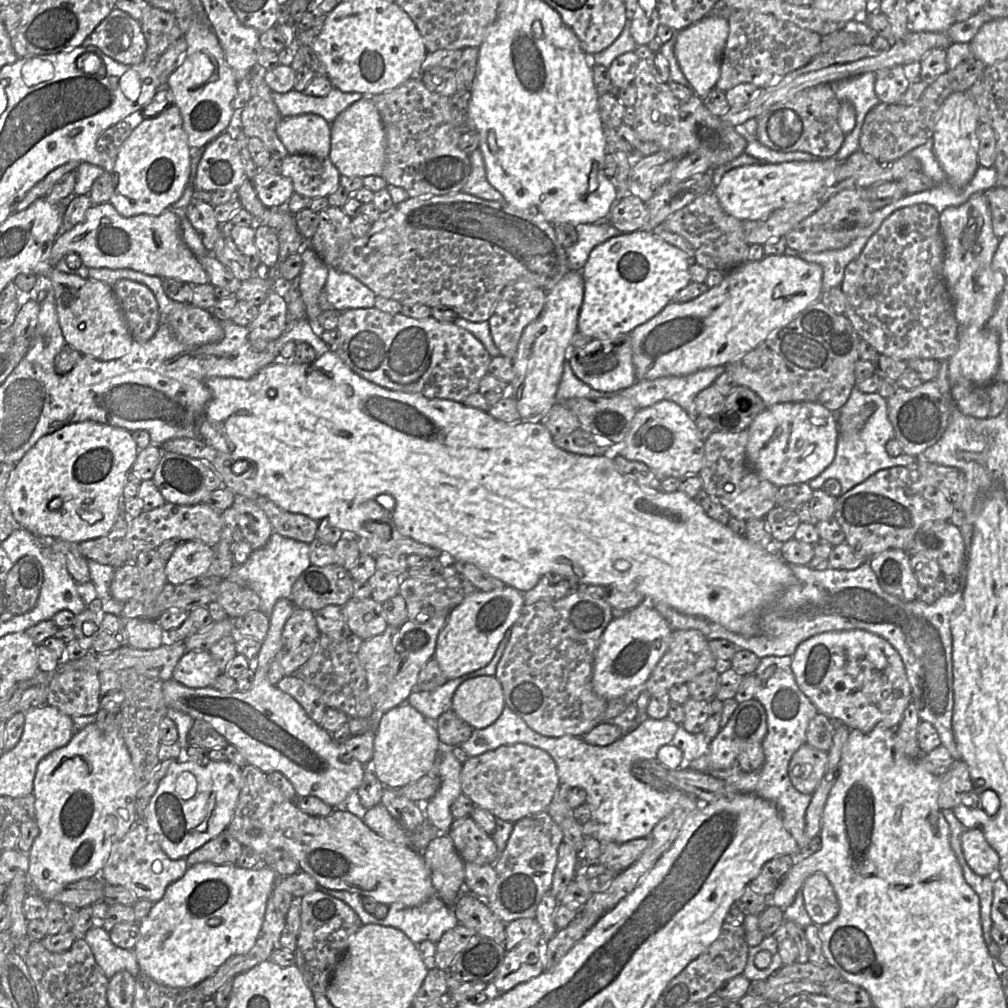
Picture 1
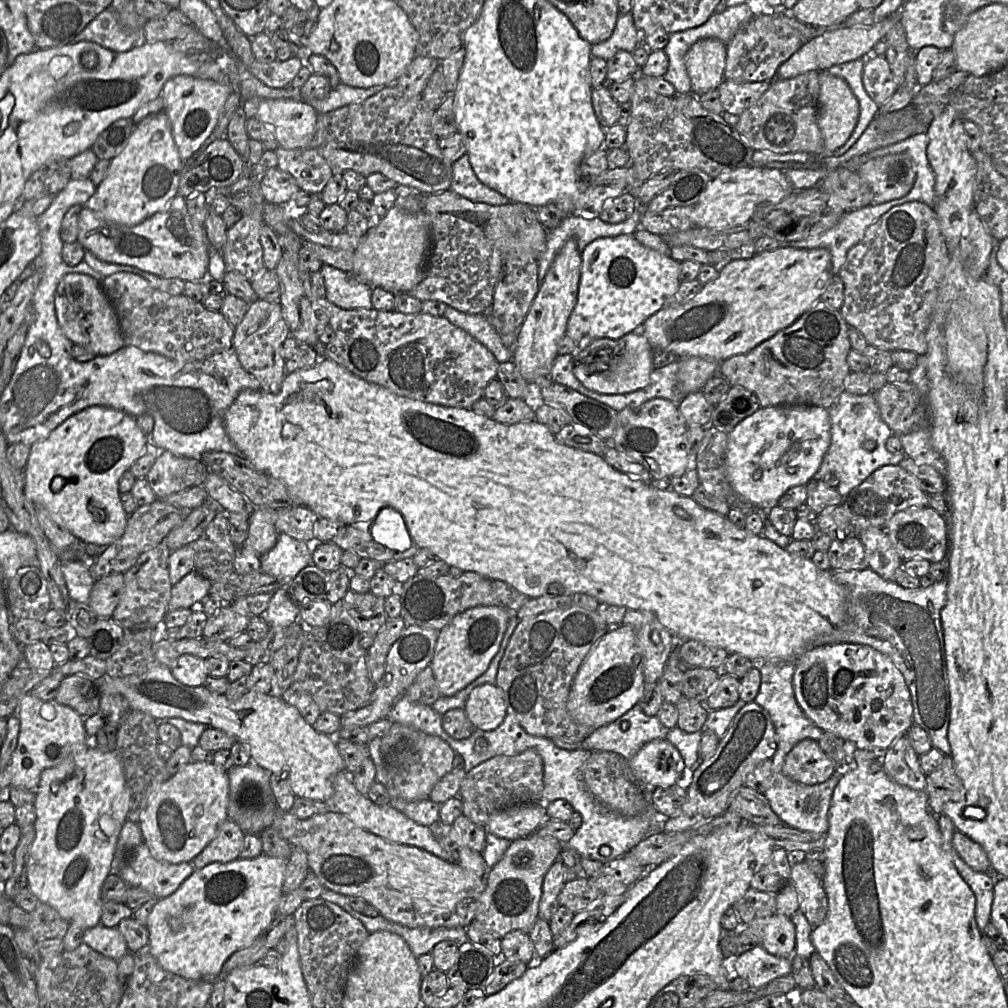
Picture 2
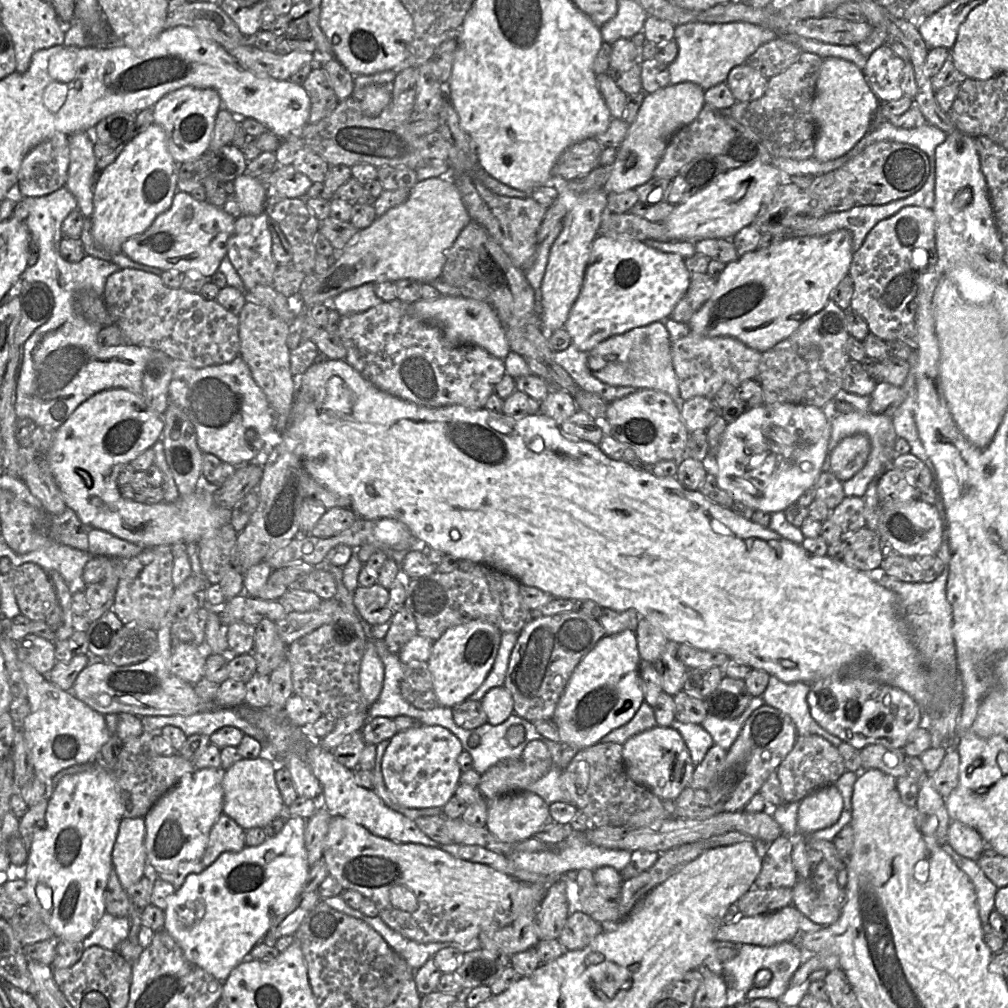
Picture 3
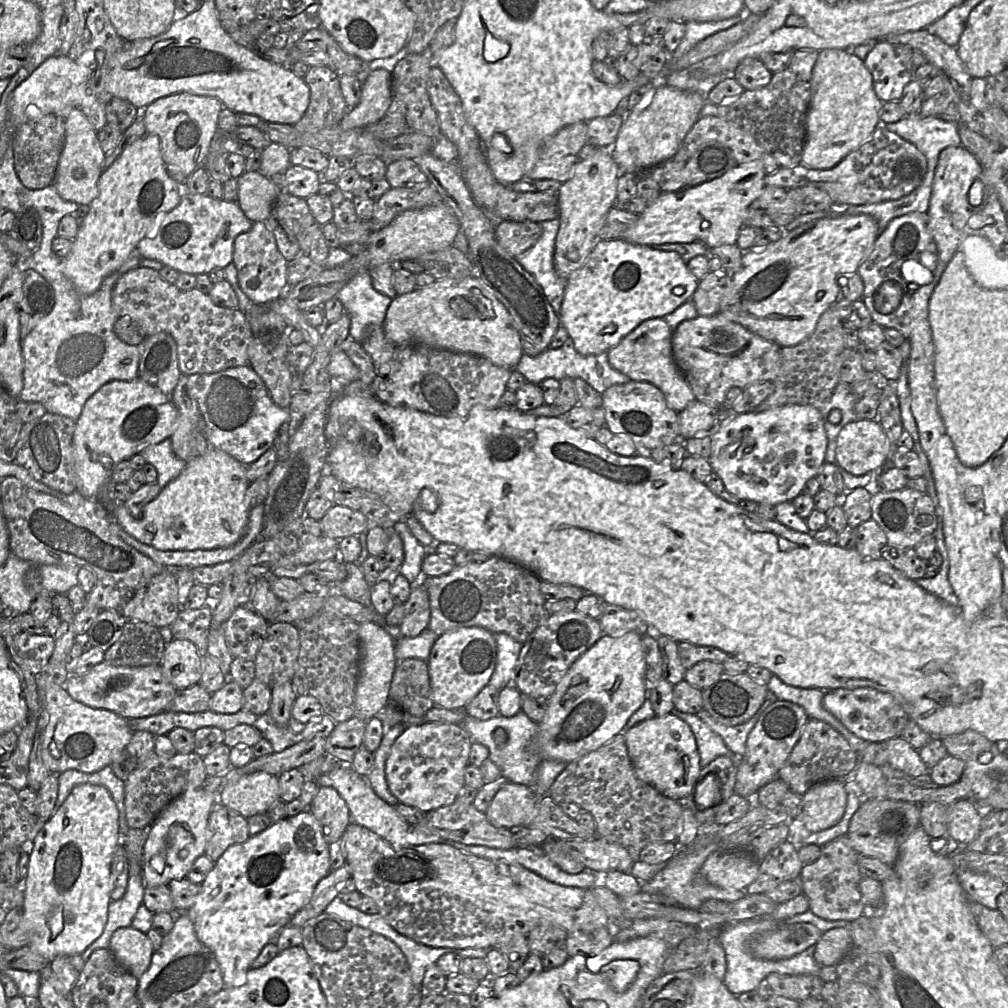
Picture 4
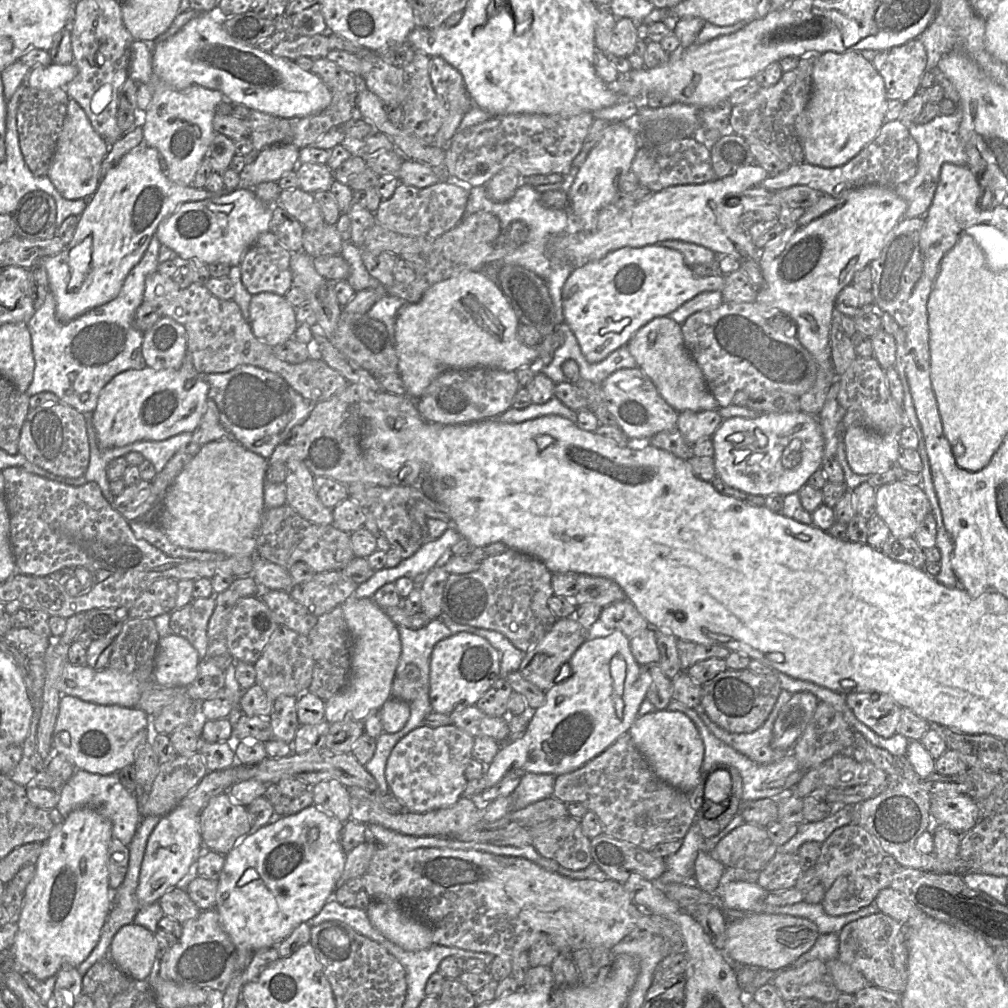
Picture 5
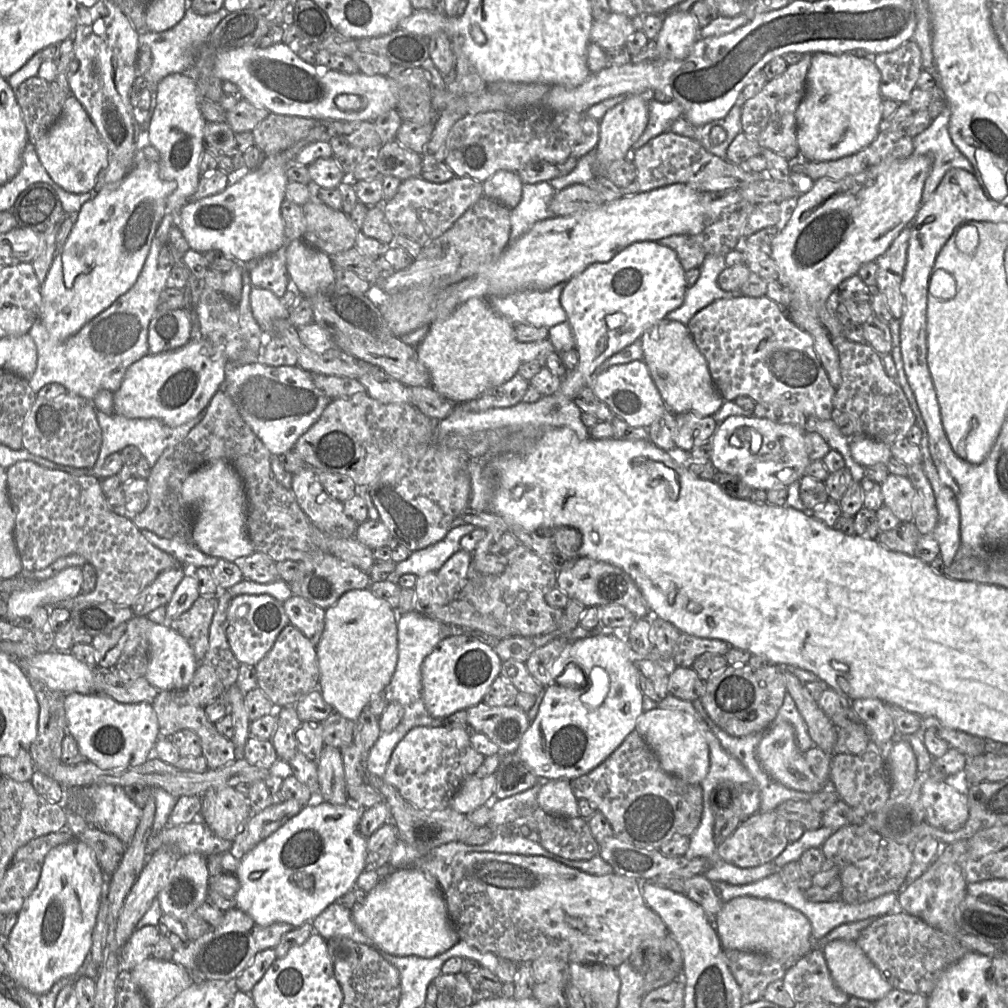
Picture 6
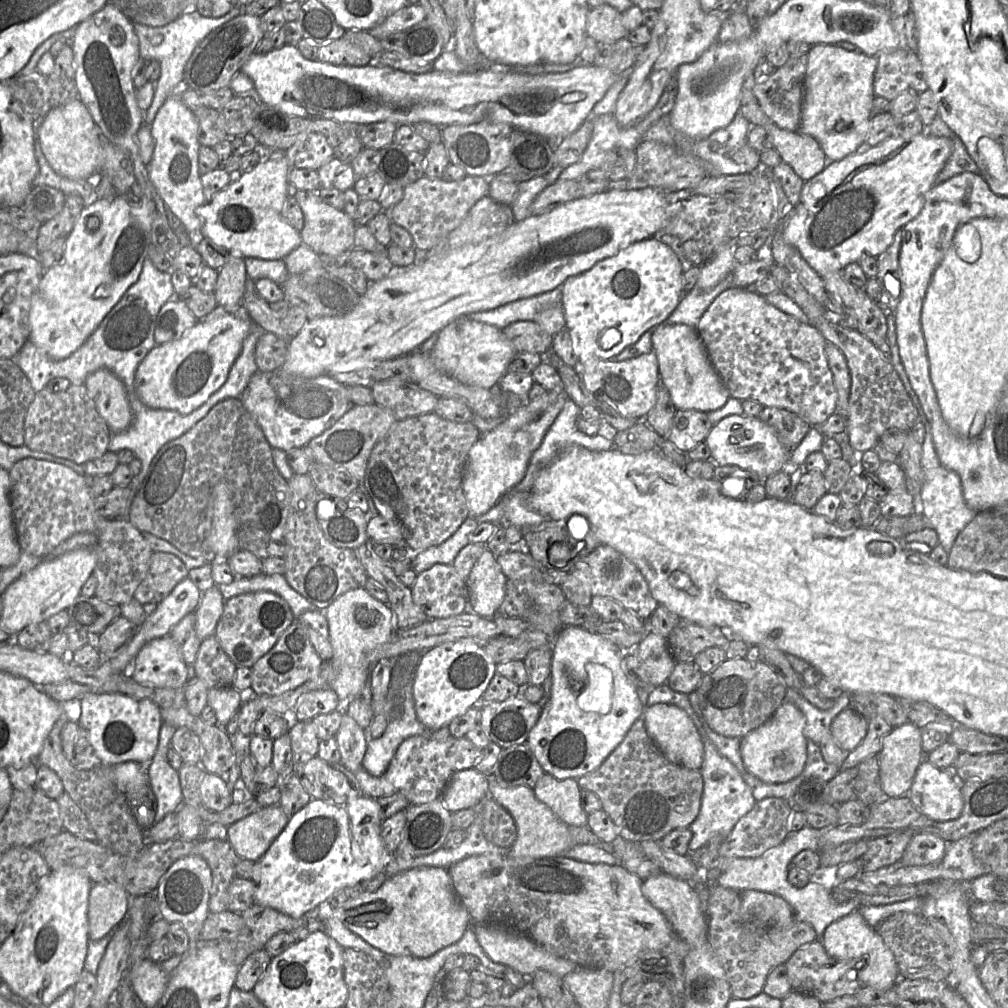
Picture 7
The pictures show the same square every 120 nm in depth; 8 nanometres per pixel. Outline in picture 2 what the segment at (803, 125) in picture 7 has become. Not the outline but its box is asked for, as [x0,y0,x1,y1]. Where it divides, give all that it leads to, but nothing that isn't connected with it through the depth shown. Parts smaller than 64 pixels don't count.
[818,73,859,157]

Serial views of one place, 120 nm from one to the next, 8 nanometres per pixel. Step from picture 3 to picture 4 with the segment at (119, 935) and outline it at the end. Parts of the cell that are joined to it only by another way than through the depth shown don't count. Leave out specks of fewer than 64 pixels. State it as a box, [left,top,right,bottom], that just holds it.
[81,872,144,962]

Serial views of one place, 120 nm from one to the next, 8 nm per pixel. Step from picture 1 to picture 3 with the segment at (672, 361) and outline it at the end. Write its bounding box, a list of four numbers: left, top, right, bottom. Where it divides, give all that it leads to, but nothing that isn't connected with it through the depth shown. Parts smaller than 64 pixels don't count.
[688,230,854,352]

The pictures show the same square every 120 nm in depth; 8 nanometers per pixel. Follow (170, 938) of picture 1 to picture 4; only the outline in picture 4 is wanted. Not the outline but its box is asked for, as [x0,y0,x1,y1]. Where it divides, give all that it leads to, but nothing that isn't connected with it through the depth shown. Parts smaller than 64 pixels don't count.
[187,810,329,988]

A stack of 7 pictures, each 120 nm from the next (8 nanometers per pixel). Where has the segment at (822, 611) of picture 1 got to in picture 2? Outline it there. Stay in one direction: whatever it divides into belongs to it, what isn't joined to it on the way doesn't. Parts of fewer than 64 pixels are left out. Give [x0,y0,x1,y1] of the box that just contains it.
[830,570,951,756]

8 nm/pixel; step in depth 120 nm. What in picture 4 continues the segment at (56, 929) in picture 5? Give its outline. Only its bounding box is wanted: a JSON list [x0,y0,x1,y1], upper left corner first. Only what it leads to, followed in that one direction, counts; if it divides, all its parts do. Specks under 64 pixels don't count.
[23,784,120,961]

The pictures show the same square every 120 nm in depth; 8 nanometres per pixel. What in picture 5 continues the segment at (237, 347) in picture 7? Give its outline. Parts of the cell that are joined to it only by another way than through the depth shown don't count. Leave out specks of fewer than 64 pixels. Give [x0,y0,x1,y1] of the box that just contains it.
[92,369,209,449]

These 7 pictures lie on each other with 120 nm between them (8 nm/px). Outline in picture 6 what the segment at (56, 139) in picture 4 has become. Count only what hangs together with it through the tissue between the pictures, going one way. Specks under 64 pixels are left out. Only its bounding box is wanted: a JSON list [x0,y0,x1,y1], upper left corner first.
[13,75,70,146]

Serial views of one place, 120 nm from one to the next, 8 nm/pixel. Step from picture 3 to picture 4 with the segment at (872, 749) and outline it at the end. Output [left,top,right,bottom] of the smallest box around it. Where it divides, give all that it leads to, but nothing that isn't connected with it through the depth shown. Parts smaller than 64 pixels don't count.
[885,737,930,778]

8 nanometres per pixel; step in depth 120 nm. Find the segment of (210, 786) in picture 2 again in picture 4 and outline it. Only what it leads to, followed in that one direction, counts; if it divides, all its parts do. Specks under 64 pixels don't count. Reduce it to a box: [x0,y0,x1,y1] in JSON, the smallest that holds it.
[143,787,217,889]

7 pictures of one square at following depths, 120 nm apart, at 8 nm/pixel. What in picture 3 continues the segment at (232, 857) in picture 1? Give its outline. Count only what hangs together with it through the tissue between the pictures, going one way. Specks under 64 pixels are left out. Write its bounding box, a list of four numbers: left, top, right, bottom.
[201,813,245,867]

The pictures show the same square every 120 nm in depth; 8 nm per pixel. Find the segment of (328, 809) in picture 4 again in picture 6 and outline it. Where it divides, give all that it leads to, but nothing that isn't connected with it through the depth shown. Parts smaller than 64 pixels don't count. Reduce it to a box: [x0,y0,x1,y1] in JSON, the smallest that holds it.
[318,745,349,804]

